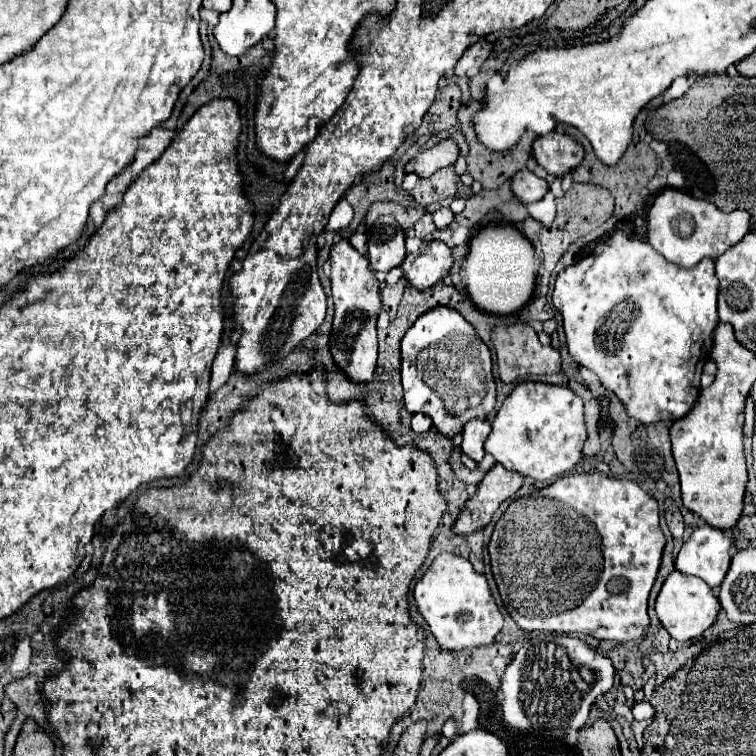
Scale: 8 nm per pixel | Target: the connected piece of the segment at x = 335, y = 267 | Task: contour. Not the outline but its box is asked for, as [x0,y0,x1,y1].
[331,240,381,382]

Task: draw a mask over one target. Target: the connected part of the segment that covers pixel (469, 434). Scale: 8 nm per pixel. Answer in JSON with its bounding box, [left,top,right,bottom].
[461,420,491,462]

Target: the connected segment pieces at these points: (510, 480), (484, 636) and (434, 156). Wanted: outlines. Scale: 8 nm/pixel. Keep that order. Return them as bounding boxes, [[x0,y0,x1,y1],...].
[[453,464,523,536],[415,552,503,650],[405,138,459,178]]

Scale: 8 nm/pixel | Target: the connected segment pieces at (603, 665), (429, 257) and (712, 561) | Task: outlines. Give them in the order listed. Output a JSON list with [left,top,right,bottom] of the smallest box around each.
[[501,632,613,738],[401,240,453,290],[675,524,731,588]]

